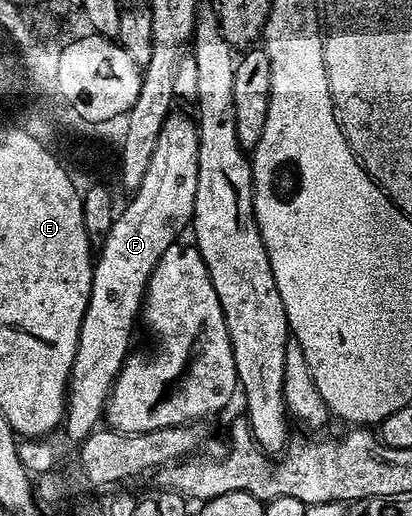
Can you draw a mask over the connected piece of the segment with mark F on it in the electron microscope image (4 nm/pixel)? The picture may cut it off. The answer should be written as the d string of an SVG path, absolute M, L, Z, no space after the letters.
M172 112L168 118L165 119L162 124L160 131L158 132L158 142L154 144L154 156L150 156L150 168L146 168L146 176L142 176L142 184L138 184L138 188L131 195L132 198L128 202L128 207L121 209L117 213L116 219L112 222L110 232L106 236L106 240L99 246L98 253L94 258L94 265L92 267L92 287L90 288L90 300L86 304L86 312L82 316L82 328L80 329L80 335L78 336L78 348L74 352L74 364L70 368L70 376L68 377L68 396L66 399L66 409L64 411L64 420L62 428L57 429L55 432L43 437L43 438L24 438L23 440L17 441L16 451L18 456L22 460L22 464L27 468L29 474L33 476L39 476L41 474L50 474L57 469L56 465L67 456L68 453L73 453L74 448L79 447L80 443L92 433L93 430L97 429L101 425L102 419L104 418L104 406L108 402L108 394L112 390L112 386L116 383L116 378L120 374L120 370L124 367L124 359L128 357L130 353L130 347L128 347L128 337L132 334L132 329L135 328L136 322L138 326L138 319L142 314L142 303L144 295L148 293L148 281L150 276L154 272L154 268L158 264L158 260L162 260L162 256L166 252L166 248L170 248L177 241L176 238L192 221L192 213L194 212L194 196L196 195L196 189L198 188L198 132L196 131L196 123L191 117L188 118L184 114L178 114L178 112Z

